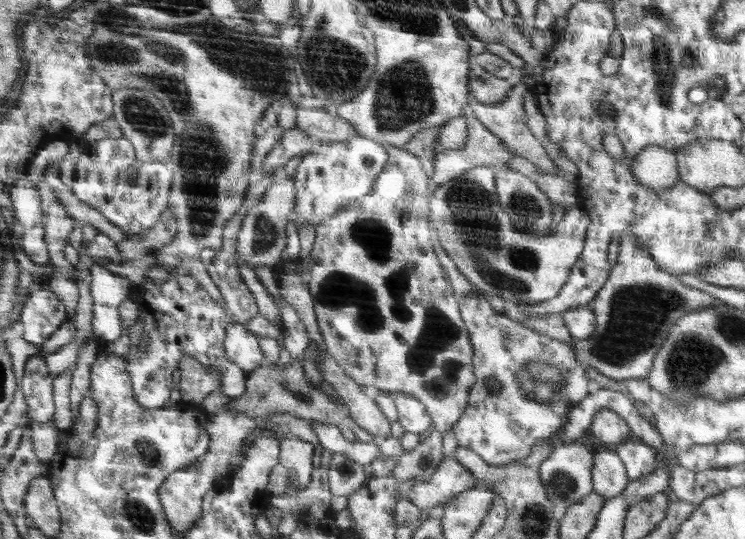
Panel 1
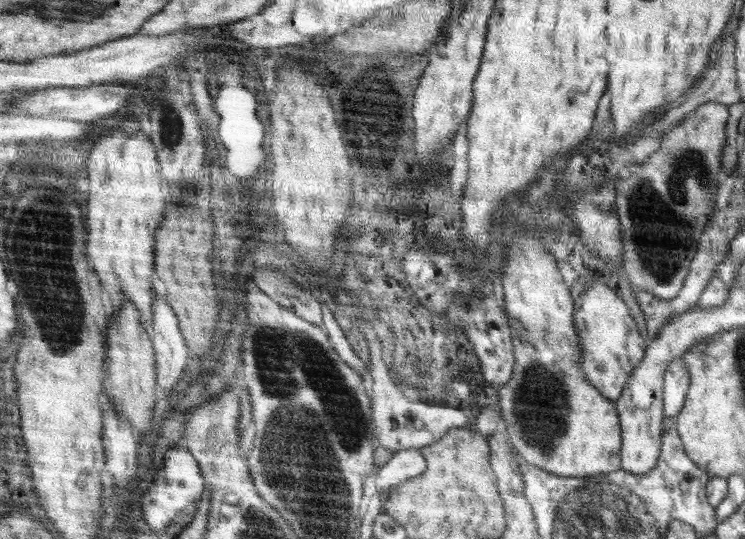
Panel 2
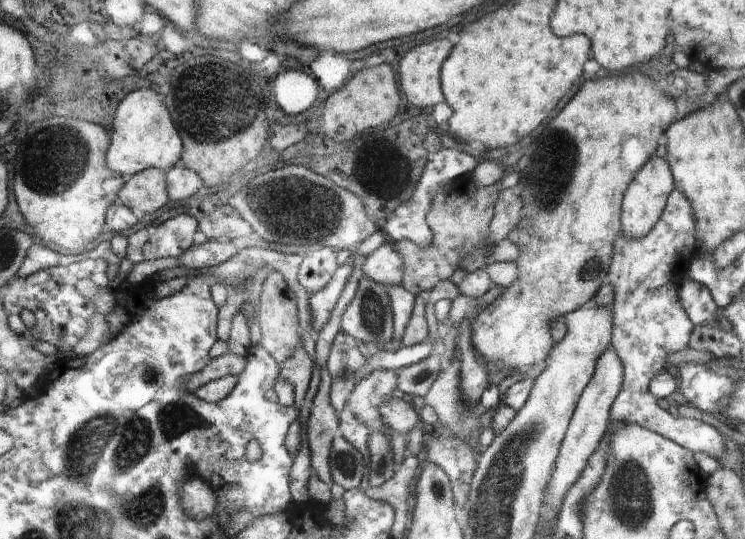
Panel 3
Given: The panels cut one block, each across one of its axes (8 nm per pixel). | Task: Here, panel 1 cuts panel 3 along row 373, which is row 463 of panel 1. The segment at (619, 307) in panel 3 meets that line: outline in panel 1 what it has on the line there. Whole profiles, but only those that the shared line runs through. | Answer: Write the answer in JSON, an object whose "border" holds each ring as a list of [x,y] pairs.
{"border":[[[637,439],[616,445],[615,452],[625,463],[626,474],[629,475],[631,481],[652,474],[658,466],[660,457],[657,449]]]}

